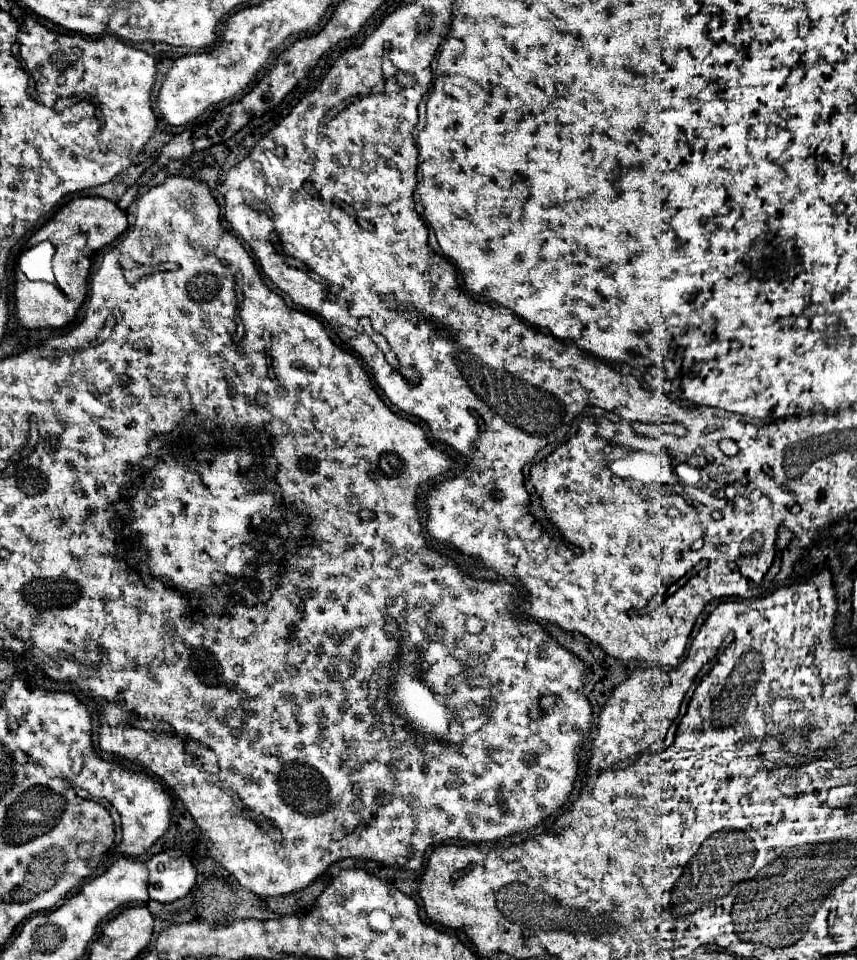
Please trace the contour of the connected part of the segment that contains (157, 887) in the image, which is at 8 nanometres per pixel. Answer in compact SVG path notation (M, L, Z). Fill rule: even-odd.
M163 850L149 862L149 896L157 902L175 902L187 896L195 882L197 872L191 860L181 850Z

